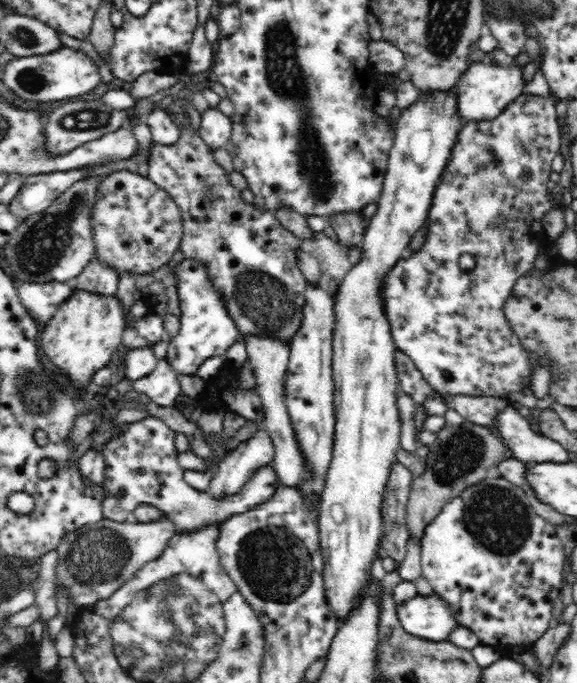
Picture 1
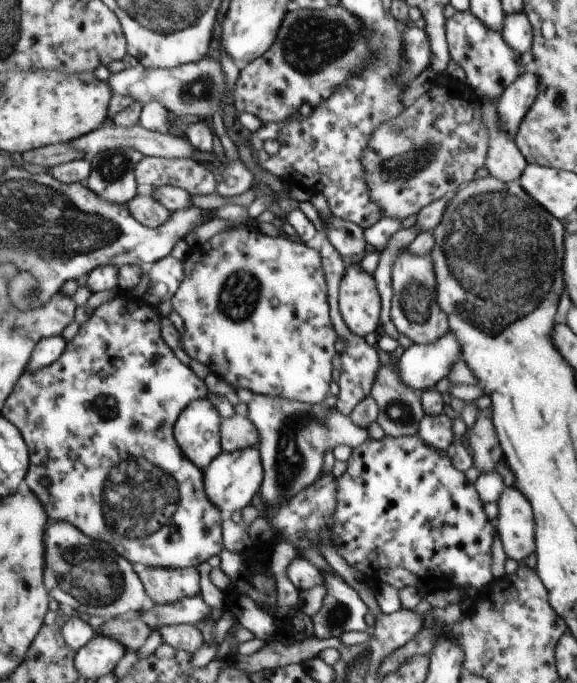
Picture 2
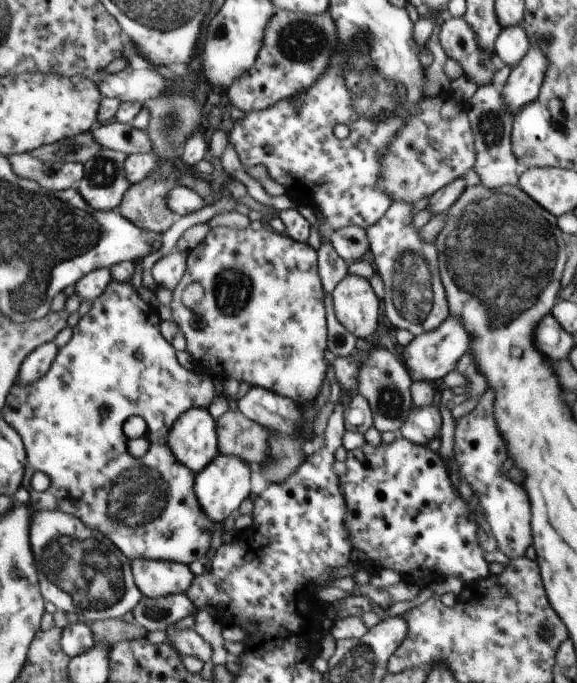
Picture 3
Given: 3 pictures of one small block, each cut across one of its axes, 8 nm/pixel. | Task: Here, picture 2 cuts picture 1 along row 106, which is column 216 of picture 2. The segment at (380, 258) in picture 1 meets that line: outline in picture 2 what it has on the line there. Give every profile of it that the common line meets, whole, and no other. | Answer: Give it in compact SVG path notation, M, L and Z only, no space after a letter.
M206 397L189 402L175 422L173 433L182 452L202 470L224 452L218 434L222 419Z

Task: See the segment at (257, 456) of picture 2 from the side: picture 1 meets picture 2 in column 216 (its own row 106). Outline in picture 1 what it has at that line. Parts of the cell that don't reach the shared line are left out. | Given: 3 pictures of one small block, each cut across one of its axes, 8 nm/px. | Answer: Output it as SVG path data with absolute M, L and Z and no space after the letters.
M472 62L465 69L458 84L460 84L458 109L460 109L463 121L494 120L496 116L502 114L502 110L508 104L512 104L524 92L520 68L514 68L514 66L508 66L508 68L484 66L484 62L480 64Z

